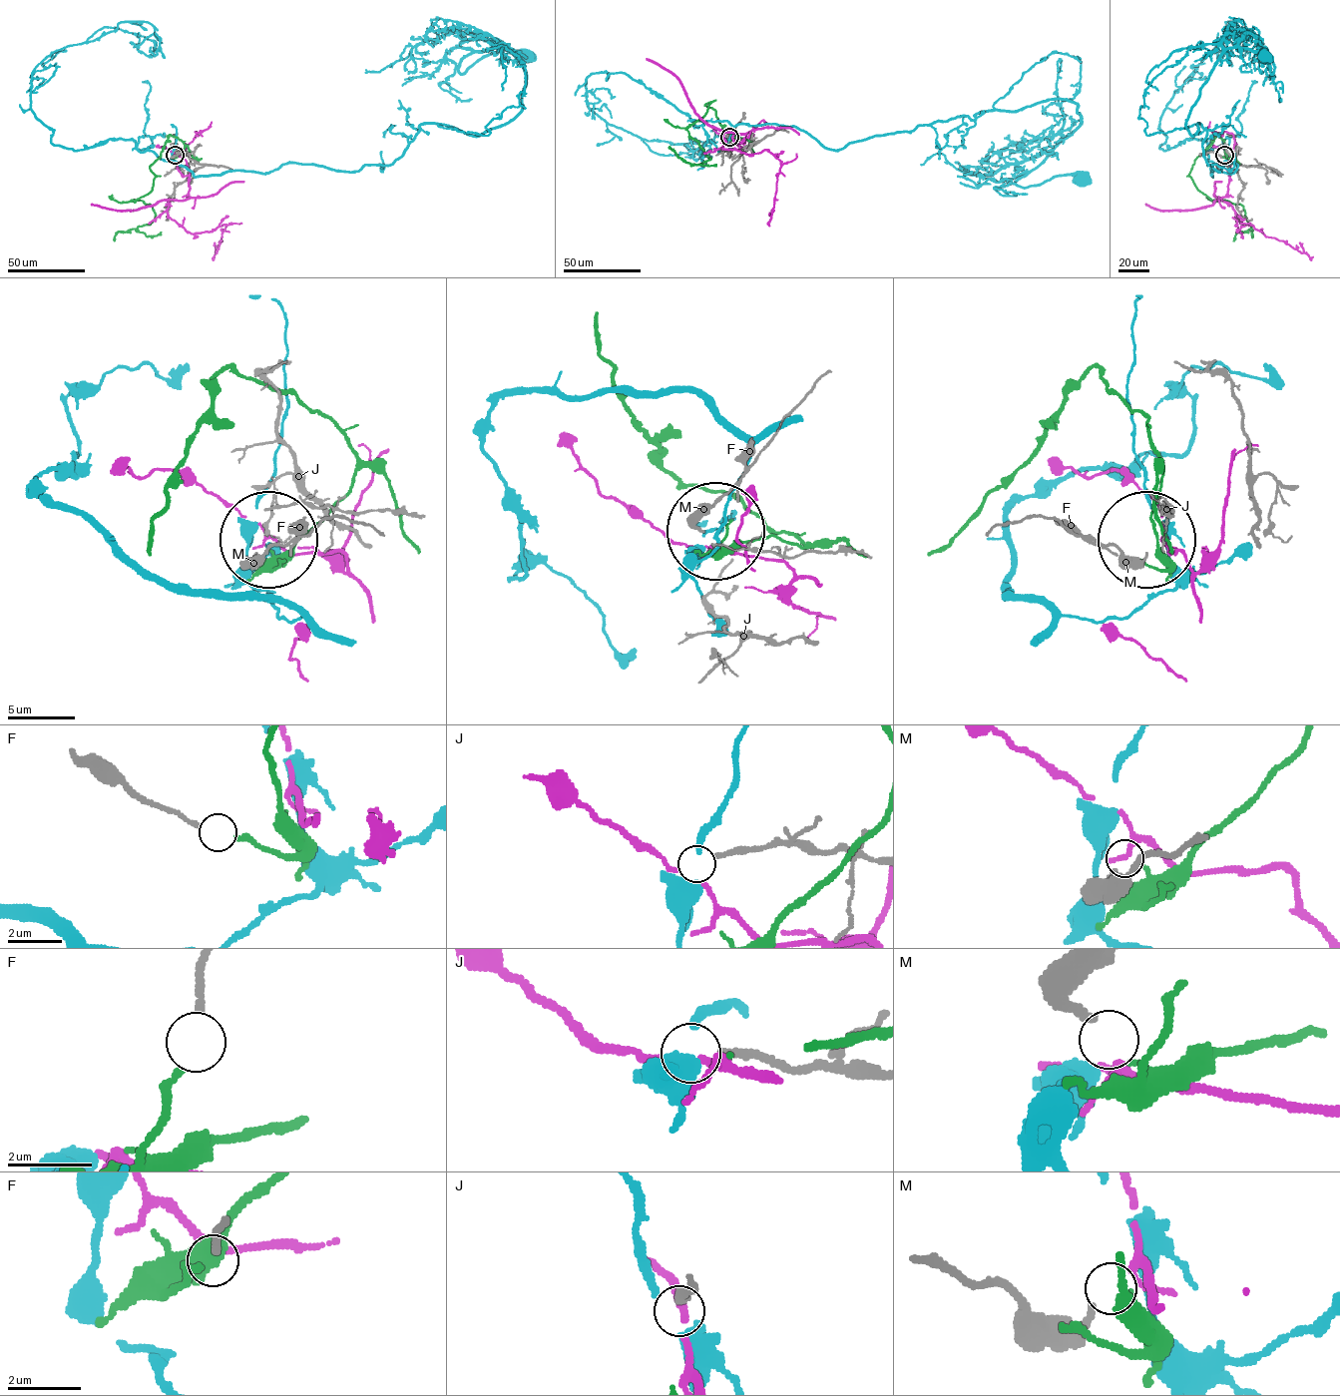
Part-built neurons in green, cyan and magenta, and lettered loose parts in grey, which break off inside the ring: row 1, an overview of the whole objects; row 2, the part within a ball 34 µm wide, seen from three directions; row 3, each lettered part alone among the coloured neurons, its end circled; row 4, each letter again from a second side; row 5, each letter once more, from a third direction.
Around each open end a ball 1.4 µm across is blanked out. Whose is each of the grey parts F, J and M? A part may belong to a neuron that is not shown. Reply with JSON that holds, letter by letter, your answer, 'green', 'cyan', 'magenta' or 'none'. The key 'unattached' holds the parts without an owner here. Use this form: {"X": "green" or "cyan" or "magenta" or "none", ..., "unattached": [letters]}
{"F": "green", "J": "none", "M": "magenta", "unattached": ["J"]}

